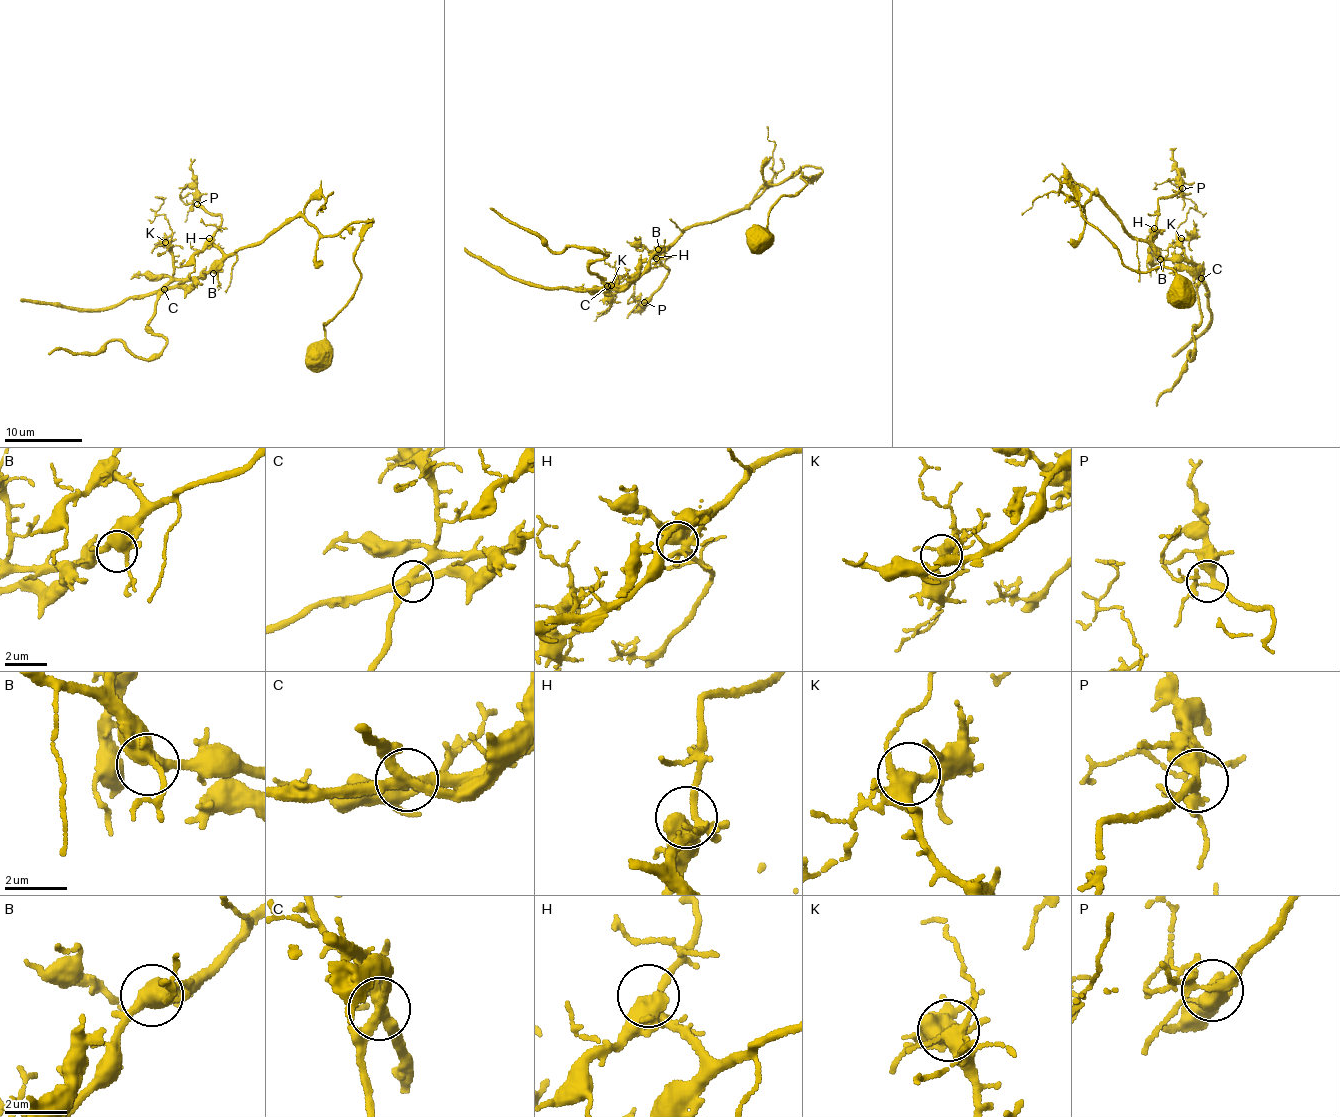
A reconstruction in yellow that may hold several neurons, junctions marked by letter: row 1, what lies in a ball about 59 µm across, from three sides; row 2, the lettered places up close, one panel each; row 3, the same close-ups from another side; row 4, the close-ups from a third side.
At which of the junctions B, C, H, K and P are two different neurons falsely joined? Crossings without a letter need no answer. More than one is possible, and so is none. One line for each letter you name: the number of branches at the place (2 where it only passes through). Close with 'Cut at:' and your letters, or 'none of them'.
C: 4
Cut at: C

